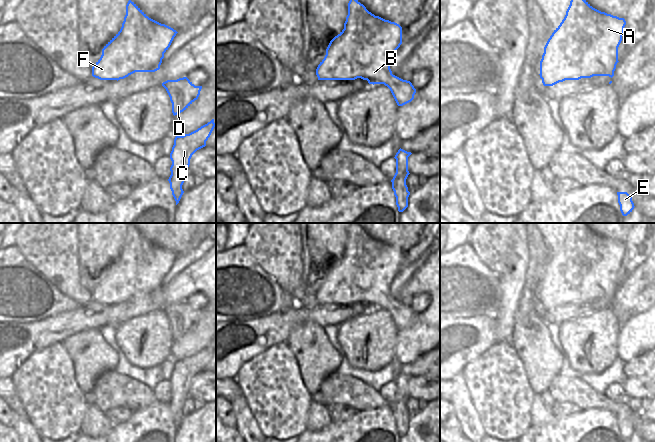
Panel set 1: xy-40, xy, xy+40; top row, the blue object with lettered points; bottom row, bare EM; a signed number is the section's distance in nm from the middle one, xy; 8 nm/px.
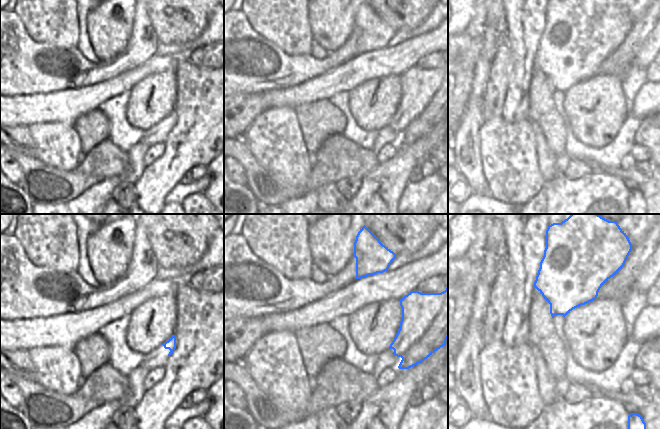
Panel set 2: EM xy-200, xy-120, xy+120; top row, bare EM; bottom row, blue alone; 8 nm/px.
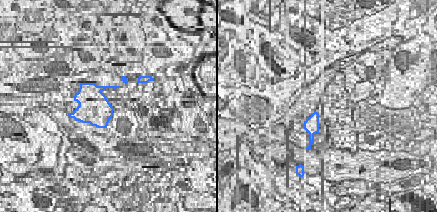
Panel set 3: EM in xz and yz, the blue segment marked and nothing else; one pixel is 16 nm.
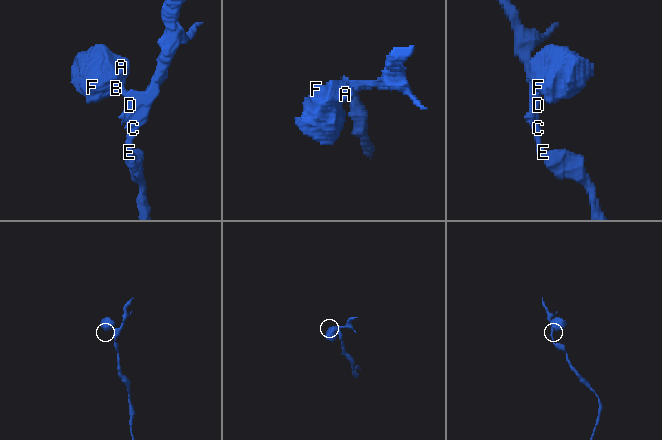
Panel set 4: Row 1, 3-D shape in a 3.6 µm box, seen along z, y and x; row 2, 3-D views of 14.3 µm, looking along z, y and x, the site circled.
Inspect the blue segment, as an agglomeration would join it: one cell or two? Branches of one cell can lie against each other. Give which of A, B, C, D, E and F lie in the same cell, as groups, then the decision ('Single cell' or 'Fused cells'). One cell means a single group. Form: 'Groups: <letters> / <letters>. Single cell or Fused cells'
Groups: A B F / C D E. Fused cells

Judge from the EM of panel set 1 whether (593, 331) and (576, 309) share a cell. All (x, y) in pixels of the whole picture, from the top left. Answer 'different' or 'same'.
different

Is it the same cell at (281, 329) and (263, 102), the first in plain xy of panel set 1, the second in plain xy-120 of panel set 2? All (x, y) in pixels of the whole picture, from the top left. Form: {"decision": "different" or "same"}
{"decision": "same"}

